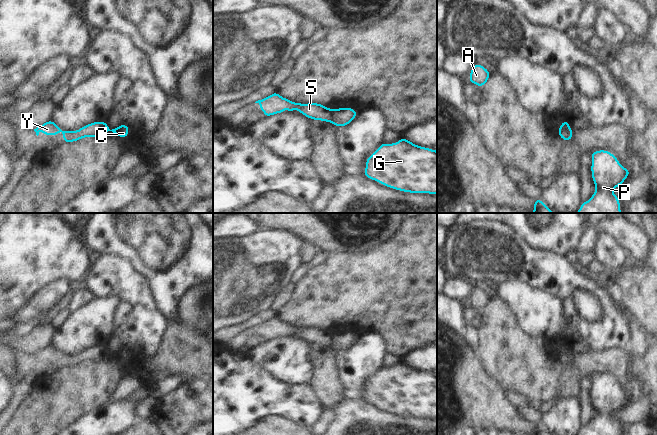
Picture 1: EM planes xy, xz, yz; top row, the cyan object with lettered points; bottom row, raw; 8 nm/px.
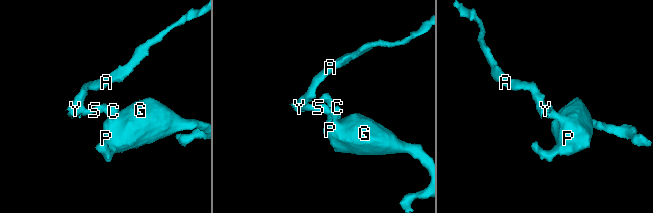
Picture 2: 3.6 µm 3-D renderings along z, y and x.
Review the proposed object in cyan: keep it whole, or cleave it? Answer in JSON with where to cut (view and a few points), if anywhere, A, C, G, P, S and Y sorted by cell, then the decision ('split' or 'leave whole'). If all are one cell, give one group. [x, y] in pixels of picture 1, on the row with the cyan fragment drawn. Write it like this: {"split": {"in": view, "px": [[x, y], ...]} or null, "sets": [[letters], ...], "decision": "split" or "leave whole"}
{"split": {"in": "xz", "px": [[333, 109], [330, 120]]}, "sets": [["A", "S", "Y"], ["C", "G", "P"]], "decision": "split"}

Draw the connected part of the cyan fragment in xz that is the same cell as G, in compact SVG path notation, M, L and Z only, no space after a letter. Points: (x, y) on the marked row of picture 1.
M404 137L393 144L384 142L367 158L363 176L403 192L437 194L437 151L415 145Z

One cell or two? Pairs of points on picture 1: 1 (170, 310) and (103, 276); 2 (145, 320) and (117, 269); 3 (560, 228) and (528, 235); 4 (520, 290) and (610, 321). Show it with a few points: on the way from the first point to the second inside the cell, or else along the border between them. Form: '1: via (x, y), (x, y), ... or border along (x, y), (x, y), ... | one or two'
1: border along (150, 282), (158, 308), (168, 318) | two
2: via (139, 307), (136, 292), (126, 282) | one
3: via (552, 228), (545, 229), (541, 233), (536, 234) | one
4: border along (544, 291), (562, 302), (572, 327) | two

